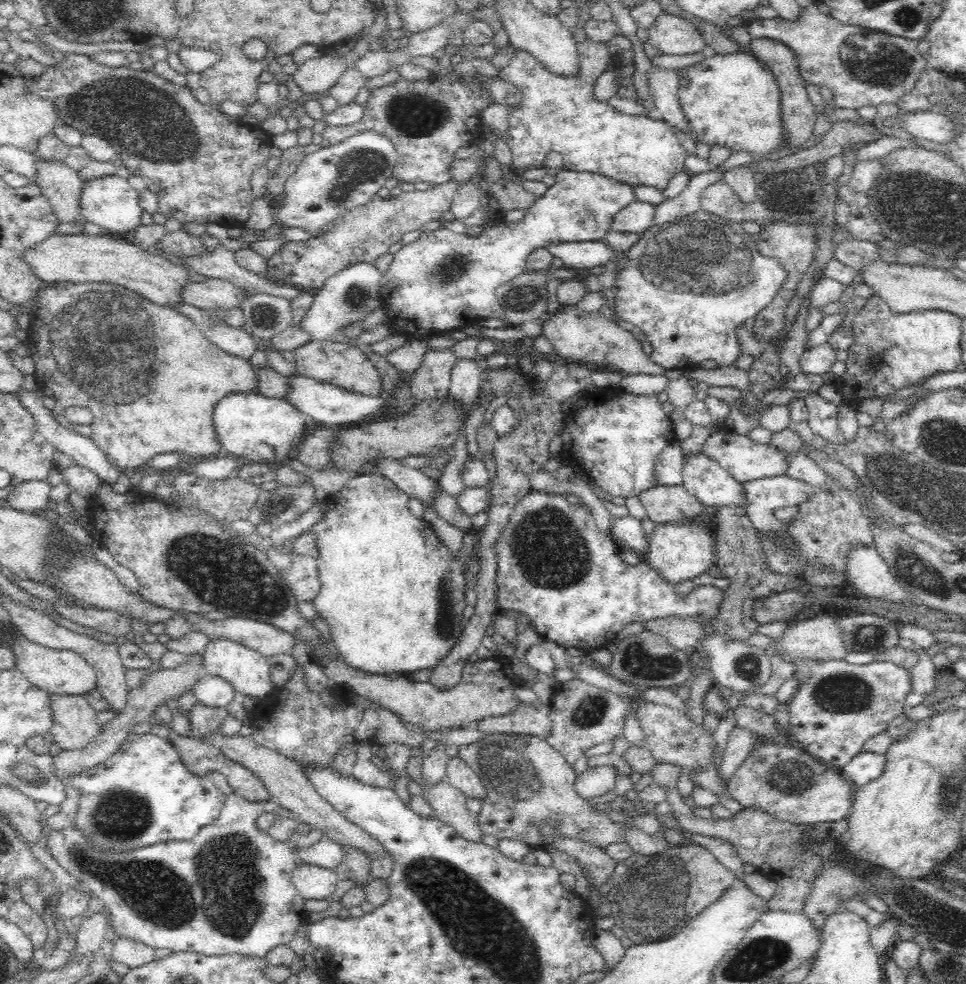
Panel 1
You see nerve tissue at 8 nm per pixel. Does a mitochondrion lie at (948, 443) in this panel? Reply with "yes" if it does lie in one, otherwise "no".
yes

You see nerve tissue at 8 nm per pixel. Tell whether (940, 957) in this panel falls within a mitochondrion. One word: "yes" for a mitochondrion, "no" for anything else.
yes

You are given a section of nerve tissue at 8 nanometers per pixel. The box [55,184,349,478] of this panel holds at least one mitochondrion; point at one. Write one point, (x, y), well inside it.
(266, 317)

